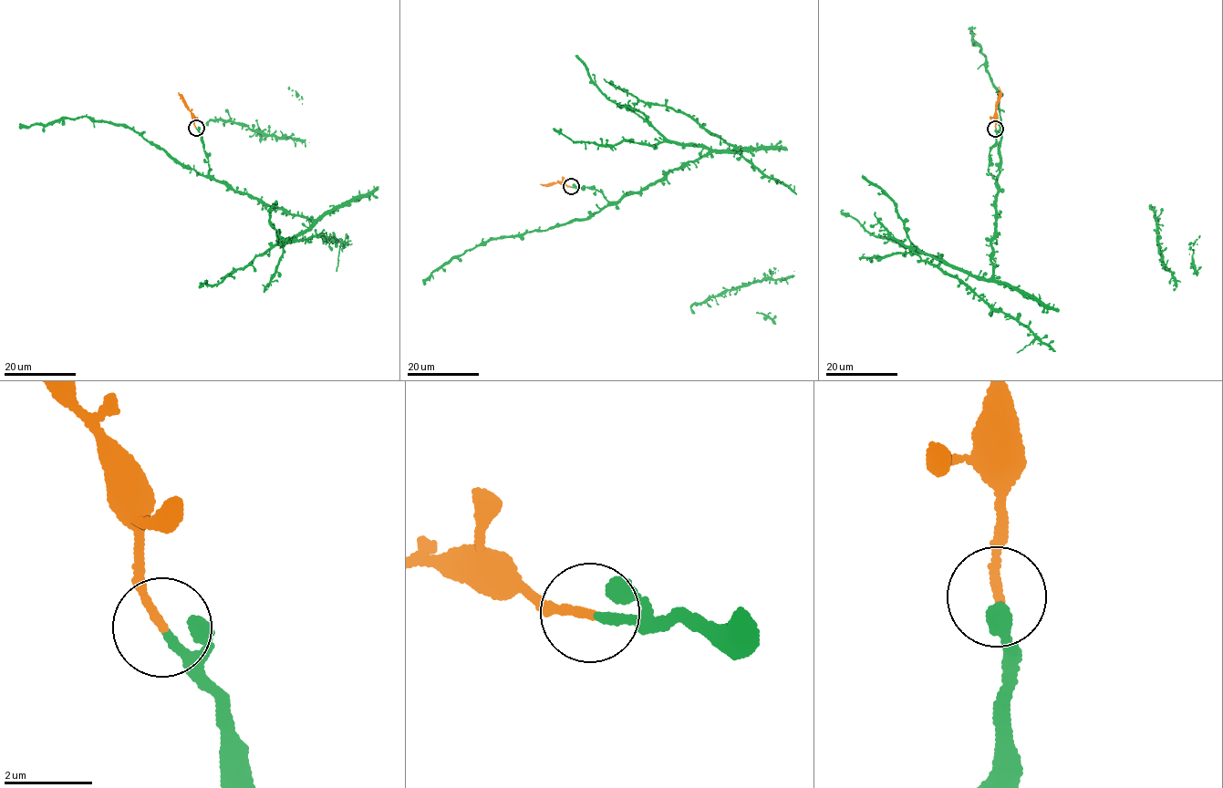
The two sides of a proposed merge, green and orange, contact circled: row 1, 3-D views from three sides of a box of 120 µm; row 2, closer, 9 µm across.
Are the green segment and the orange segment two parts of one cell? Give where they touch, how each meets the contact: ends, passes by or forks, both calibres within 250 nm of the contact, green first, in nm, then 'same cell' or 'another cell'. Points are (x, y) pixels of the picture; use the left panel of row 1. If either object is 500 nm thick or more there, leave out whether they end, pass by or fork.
place (196, 128); green ends; orange ends; calibres 180 and 190 nm; same cell

